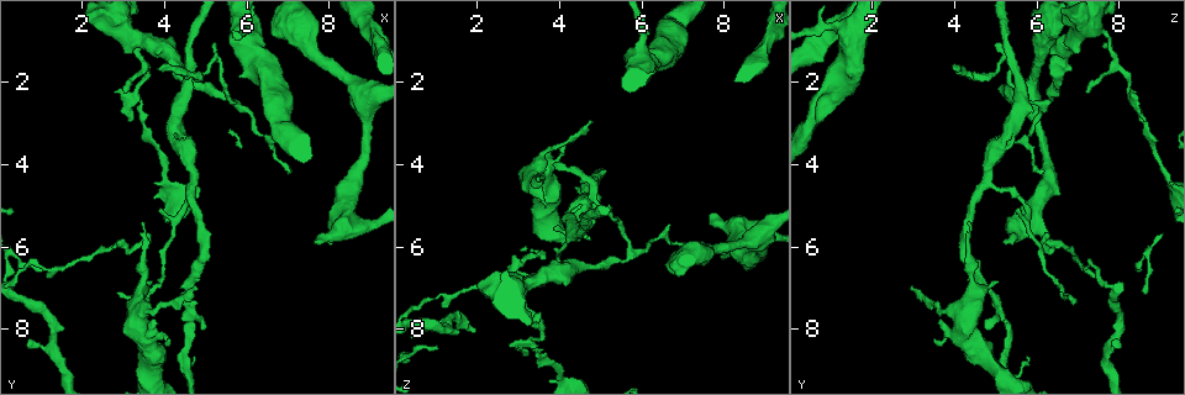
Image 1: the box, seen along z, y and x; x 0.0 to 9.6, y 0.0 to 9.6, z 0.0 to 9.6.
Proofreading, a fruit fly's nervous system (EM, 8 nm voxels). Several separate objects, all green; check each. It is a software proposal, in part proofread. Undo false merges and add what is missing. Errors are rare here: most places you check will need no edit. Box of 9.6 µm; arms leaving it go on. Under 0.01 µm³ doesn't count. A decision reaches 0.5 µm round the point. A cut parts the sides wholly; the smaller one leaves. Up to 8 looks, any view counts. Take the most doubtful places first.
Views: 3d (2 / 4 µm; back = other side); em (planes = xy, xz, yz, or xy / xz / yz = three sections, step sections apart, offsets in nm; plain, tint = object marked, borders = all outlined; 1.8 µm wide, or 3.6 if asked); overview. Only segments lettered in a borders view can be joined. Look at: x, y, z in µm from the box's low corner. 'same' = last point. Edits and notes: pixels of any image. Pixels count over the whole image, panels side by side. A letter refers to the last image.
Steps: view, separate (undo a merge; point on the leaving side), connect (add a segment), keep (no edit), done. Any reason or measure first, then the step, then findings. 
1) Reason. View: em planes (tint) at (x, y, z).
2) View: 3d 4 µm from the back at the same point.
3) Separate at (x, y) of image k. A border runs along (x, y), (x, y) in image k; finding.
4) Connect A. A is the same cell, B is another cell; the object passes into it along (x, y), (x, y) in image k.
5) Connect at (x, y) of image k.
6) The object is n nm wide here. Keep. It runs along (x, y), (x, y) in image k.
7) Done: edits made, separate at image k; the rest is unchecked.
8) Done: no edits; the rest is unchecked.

Thick end. View: 3d 4 µm from the back at (3.80, 7.90, 3.65).

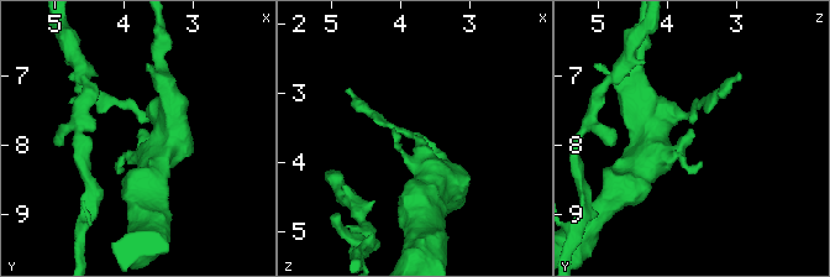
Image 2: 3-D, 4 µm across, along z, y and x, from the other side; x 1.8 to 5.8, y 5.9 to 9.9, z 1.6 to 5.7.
Shape alone is not enough. View: em planes (plain) at (3.80, 7.90, 3.65).

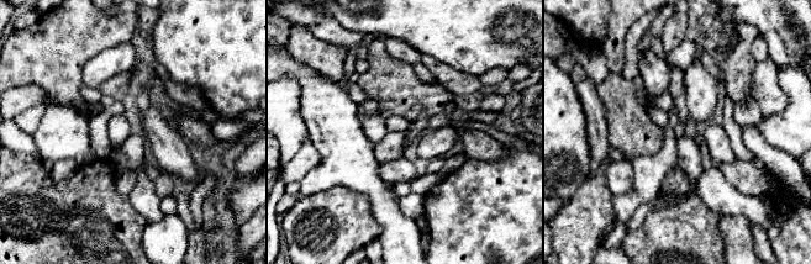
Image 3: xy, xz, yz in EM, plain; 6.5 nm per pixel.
What lies round it. View: em planes (borders) at the same point.

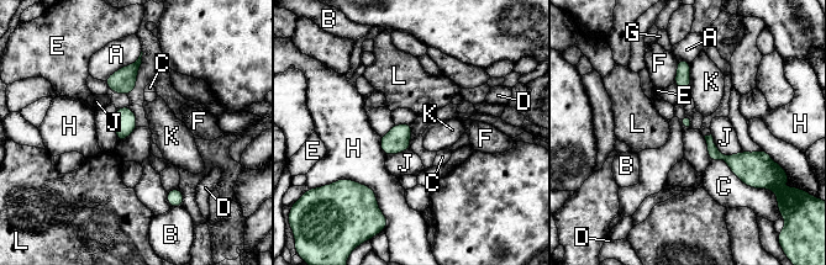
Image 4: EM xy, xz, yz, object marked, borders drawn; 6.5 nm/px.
Keep. A, B, C, D, E, F, G, H, J, K and L are other cells; no lettered segment goes on from it.

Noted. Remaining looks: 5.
Free end. View: em 3.6 µm xy step 4 (tint) at (8.05, 5.90, 6.30).

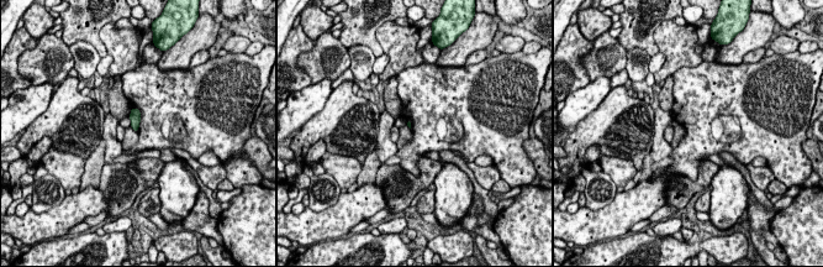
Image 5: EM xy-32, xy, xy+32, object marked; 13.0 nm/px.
View: em 3.6 µm planes (borders) at the same point.

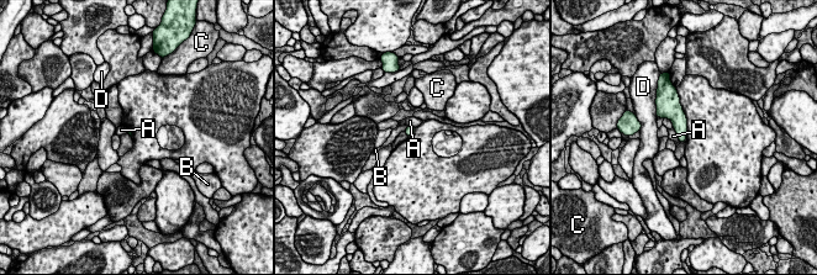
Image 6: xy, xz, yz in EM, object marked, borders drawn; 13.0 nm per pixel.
Keep. A, B, C and D are other cells; a border runs along (673, 127), (680, 142) in image 6; no lettered segment goes on from it.

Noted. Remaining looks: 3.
An open end. View: em planes (borders) at (3.80, 1.70, 4.05).

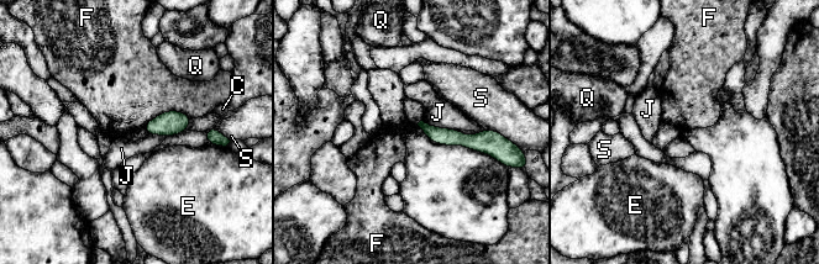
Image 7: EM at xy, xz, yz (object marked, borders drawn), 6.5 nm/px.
The longest contact is with F, 320 nm. Keep. C, E, F, J, Q and S are other cells; a border runs along (190, 117), (163, 111), (142, 127) in image 7; no lettered segment goes on from it.

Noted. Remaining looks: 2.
Tapers out. View: em yz step 4 (borders) at (2.85, 2.25, 8.45).

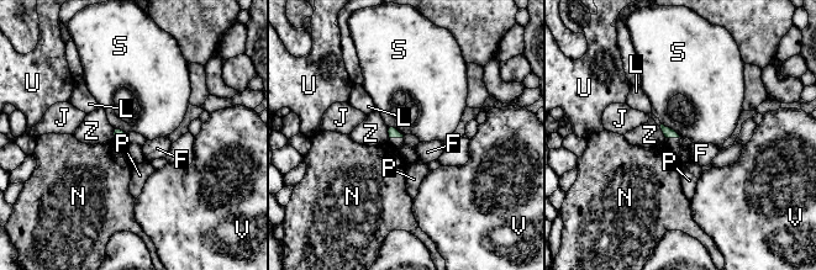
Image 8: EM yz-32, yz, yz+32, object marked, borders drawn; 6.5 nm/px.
Another direction. View: em xy step 16 (borders) at the same point.

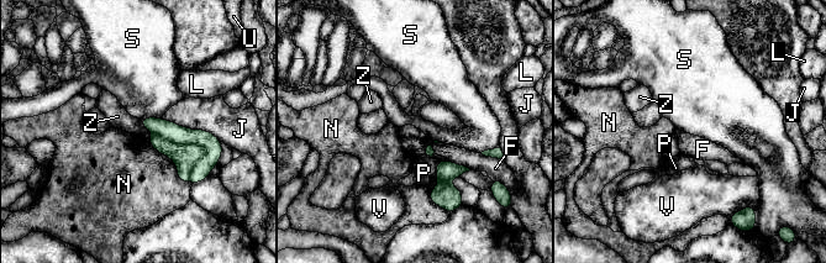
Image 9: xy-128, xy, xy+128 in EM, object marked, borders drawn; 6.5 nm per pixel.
Separate at (184, 156) of image 9. F, J, L, N, P, S, U, V and Z are other cells; a border runs along (156, 133), (201, 148), (189, 179) in image 9; two neurons meet here.

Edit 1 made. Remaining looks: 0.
Done: edits made, separate at image 9; the rest is unchecked.

